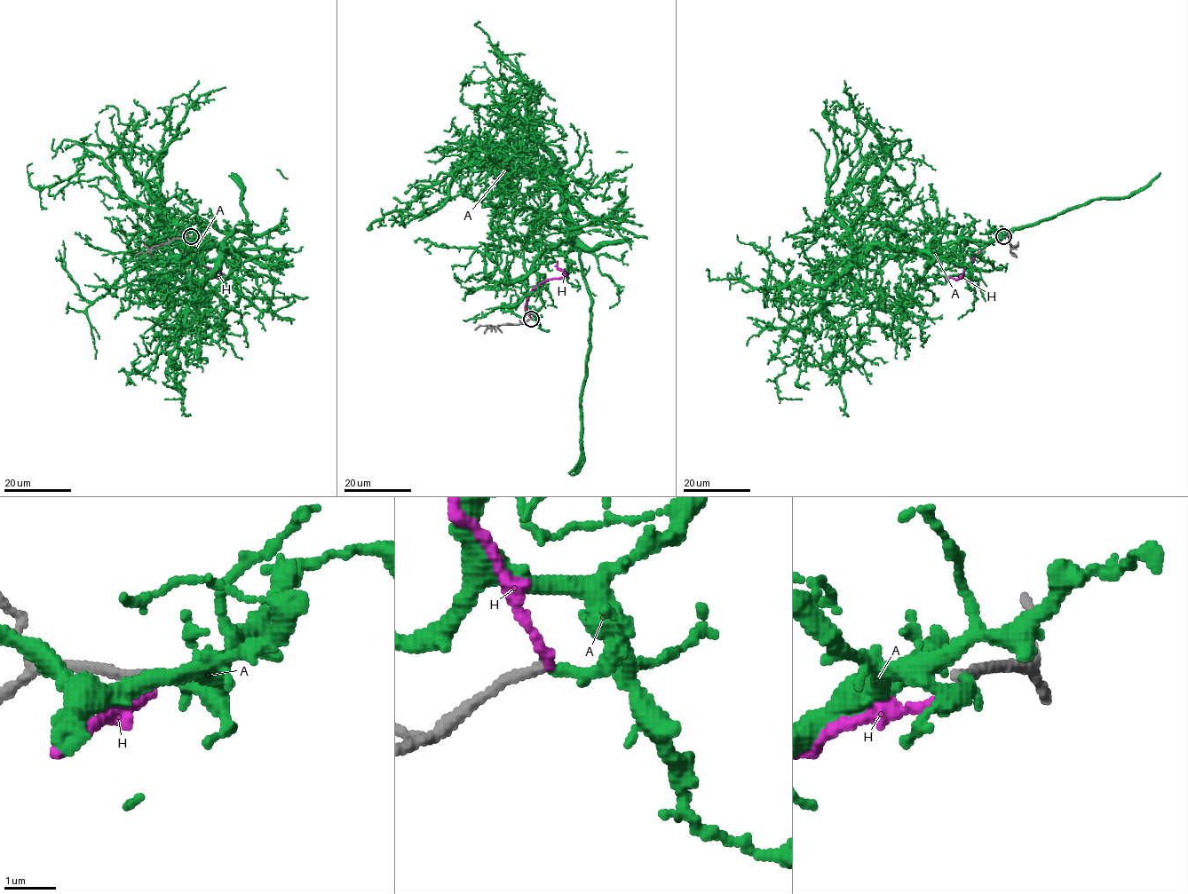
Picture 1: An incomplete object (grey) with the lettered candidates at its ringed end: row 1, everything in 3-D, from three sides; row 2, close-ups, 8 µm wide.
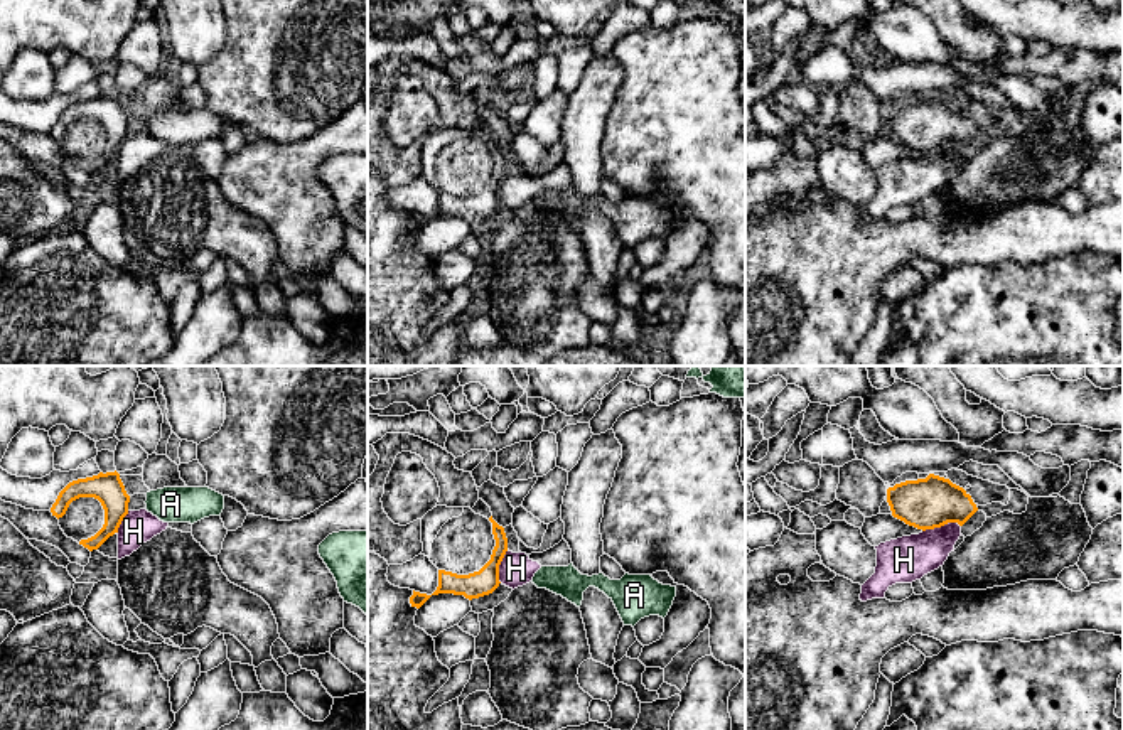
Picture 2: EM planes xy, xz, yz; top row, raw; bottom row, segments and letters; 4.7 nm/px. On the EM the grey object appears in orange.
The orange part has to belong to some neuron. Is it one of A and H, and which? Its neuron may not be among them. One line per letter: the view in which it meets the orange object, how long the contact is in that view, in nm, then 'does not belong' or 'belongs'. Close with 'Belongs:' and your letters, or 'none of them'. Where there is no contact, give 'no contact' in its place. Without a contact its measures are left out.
A: no contact; belongs
H: contact in yz; length 190 nm; does not belong
Belongs: A

